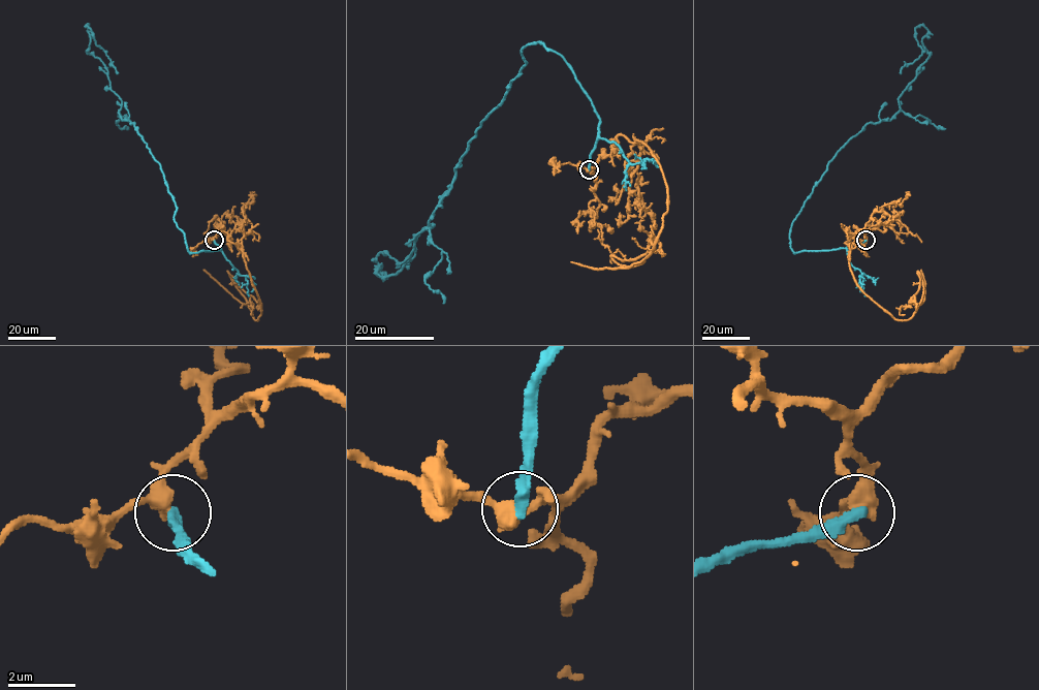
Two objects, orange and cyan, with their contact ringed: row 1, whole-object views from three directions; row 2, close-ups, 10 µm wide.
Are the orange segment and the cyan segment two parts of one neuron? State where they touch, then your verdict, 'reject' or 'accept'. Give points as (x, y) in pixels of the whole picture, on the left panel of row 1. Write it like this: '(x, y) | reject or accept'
(214, 240) | reject

